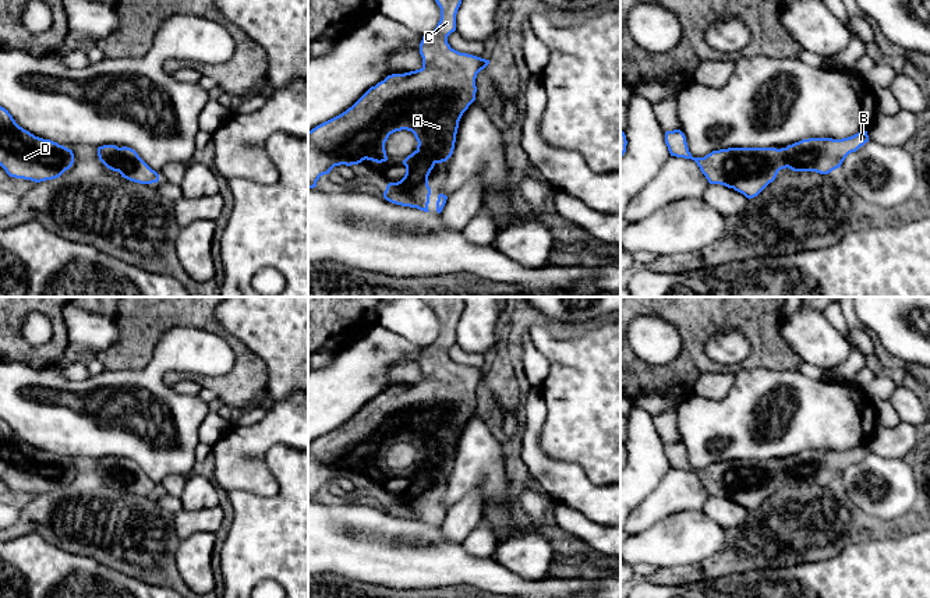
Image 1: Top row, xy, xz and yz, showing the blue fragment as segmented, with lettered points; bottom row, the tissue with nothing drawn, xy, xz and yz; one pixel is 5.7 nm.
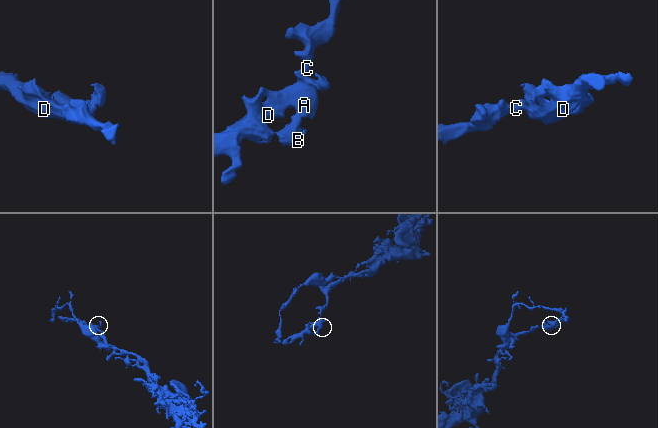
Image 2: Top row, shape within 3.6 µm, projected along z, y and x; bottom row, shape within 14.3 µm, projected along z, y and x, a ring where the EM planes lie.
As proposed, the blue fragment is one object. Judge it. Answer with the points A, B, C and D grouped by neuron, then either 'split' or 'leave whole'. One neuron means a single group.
groups A B C D; leave whole

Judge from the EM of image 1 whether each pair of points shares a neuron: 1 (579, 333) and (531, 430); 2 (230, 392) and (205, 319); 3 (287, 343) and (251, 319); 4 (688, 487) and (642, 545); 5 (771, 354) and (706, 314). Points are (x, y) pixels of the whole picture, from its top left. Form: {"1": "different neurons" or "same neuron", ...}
{"1": "different neurons", "2": "same neuron", "3": "same neuron", "4": "different neurons", "5": "same neuron"}

